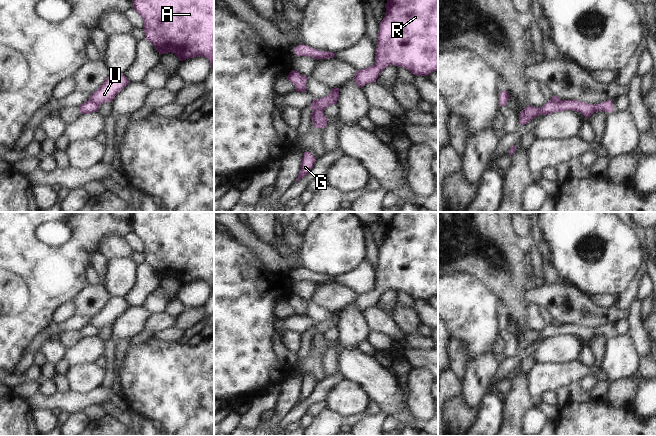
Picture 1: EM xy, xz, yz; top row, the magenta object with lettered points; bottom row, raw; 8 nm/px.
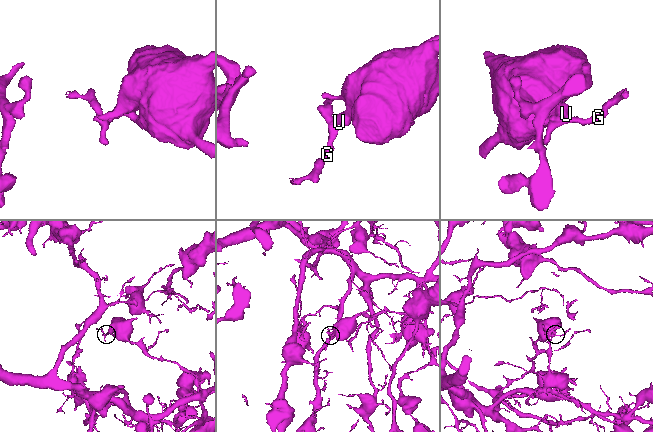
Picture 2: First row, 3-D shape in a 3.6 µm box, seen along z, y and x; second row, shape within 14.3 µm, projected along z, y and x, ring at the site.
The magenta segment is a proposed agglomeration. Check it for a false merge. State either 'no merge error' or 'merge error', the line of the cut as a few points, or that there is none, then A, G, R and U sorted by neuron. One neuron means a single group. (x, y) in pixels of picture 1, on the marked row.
merge error; cut xy (89, 99), (98, 106); groups A R U / G

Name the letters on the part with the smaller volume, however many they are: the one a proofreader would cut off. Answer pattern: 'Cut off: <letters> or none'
Cut off: G.

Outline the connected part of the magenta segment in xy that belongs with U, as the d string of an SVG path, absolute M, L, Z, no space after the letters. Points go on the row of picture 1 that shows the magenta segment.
M111 73L105 82L91 94L89 100L98 106L106 102L112 102L114 97L129 84L122 73Z

